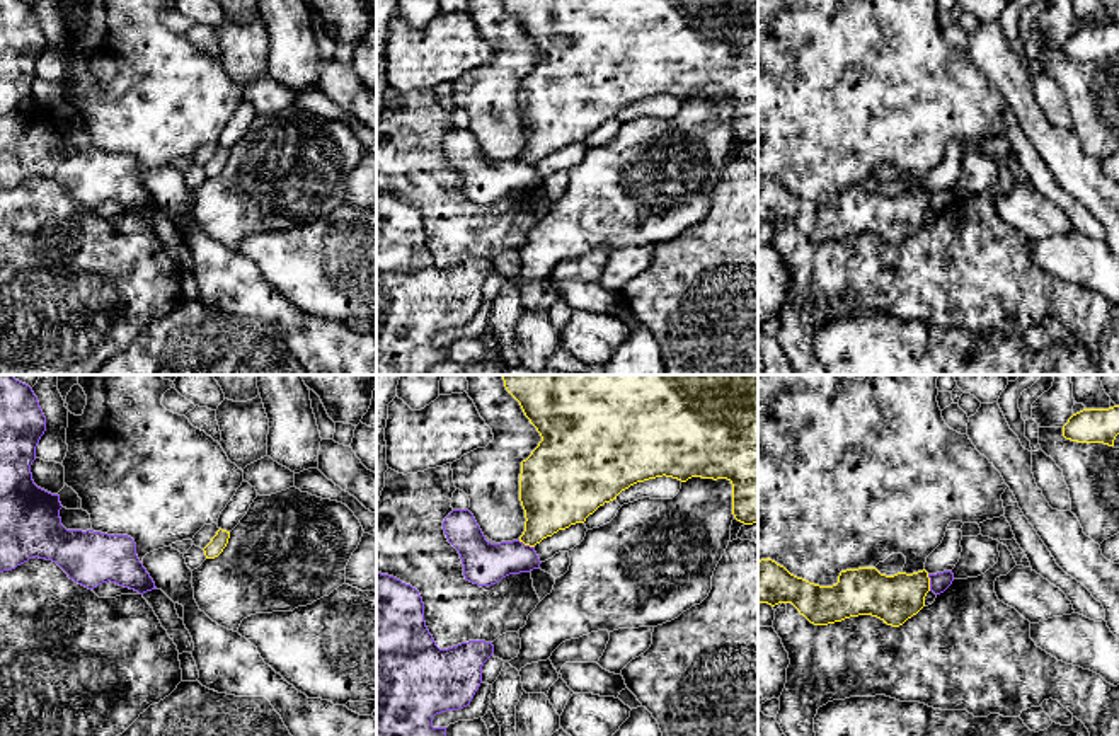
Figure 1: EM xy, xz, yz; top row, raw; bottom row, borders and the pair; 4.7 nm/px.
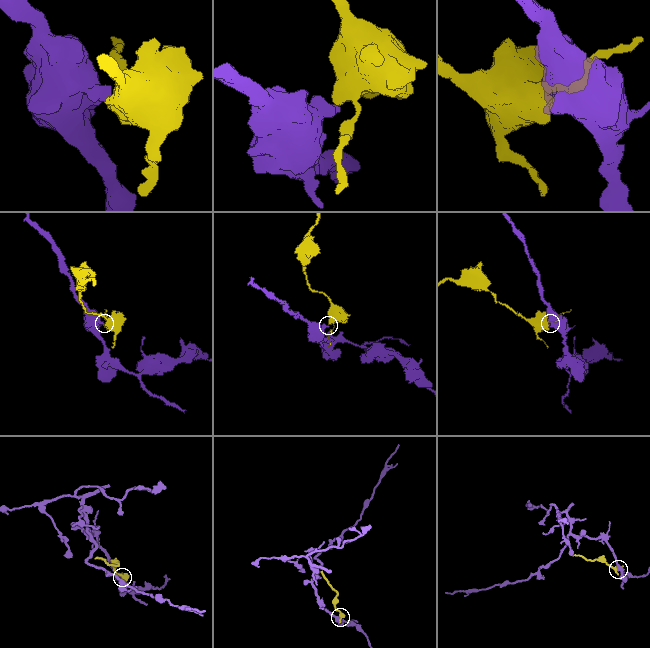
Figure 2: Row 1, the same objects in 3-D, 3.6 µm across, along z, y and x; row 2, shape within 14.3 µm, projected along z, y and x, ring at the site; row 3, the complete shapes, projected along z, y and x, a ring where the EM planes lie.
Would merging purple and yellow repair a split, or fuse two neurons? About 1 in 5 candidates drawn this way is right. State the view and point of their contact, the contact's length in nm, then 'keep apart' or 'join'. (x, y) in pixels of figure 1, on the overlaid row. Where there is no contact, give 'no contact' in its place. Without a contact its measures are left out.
yz (930, 583) | 80 nm | keep apart

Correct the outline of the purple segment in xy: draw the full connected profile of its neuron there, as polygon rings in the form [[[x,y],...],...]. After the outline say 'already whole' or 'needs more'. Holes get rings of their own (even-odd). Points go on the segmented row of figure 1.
[[[0,375],[0,572],[39,557],[56,562],[70,579],[89,589],[107,581],[140,595],[157,589],[136,555],[131,537],[66,530],[61,525],[60,496],[37,487],[31,474],[36,446],[44,431],[46,417],[32,388],[12,375]]] | already whole

